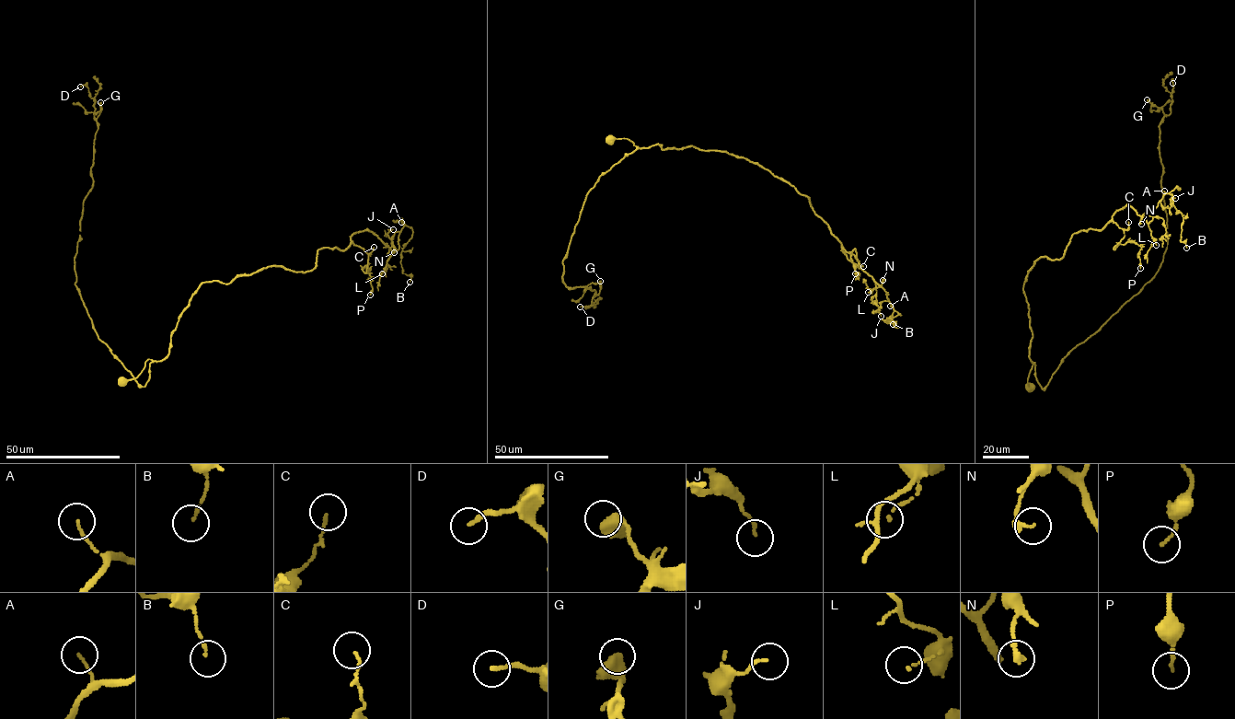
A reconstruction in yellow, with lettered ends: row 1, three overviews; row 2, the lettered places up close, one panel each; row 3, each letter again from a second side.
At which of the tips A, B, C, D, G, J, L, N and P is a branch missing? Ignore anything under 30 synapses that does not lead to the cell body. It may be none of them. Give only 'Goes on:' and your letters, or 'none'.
Goes on: none

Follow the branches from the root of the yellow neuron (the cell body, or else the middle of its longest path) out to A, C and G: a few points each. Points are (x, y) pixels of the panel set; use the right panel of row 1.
A: (1029, 387), (1023, 285), (1034, 261), (1060, 260), (1074, 234), (1102, 229), (1125, 206), (1148, 224), (1164, 191)
C: (1029, 387), (1029, 272), (1039, 258), (1062, 258), (1074, 234), (1113, 221), (1126, 229), (1128, 222)
G: (1029, 387), (1033, 362), (1043, 389), (1061, 360), (1138, 292), (1162, 260), (1164, 113), (1147, 99)

